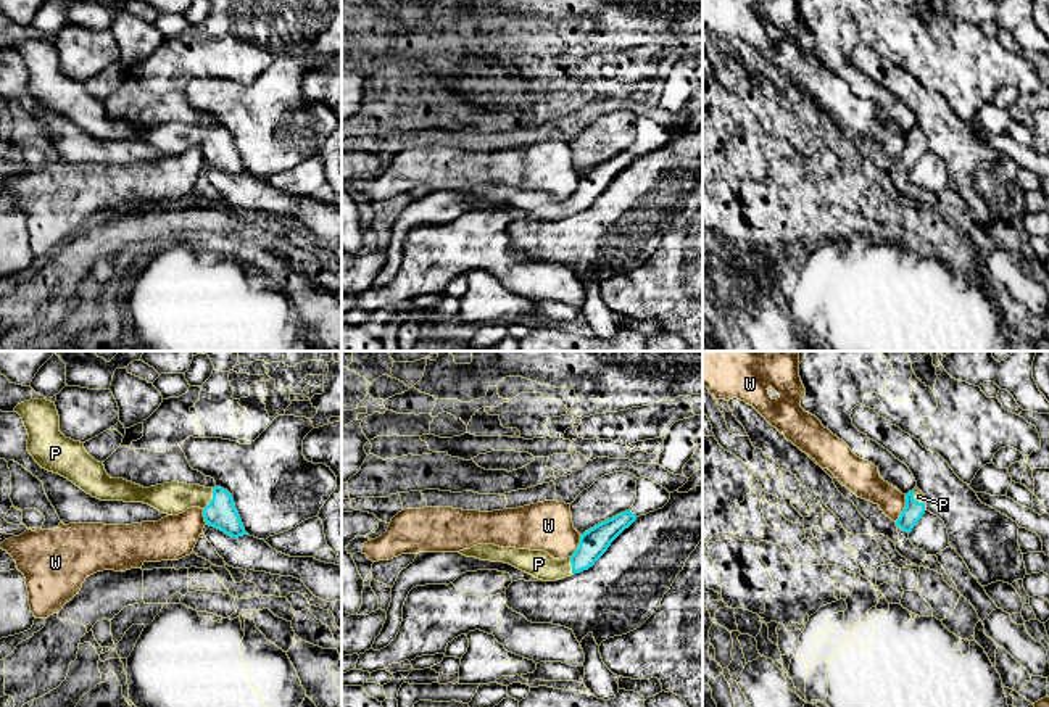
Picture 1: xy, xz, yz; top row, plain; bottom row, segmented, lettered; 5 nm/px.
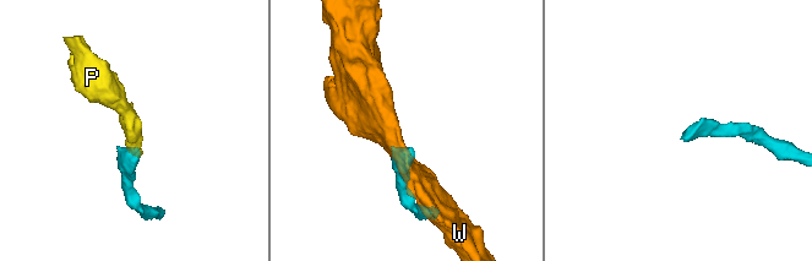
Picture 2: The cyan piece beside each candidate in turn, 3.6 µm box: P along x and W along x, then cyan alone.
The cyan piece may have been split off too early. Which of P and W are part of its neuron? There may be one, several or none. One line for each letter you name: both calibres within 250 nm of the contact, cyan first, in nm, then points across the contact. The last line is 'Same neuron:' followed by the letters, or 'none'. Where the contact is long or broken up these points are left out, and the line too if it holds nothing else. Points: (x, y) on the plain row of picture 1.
P: 150/160 nm | across xy (221, 152), (211, 139), (174, 137)
Same neuron: P

